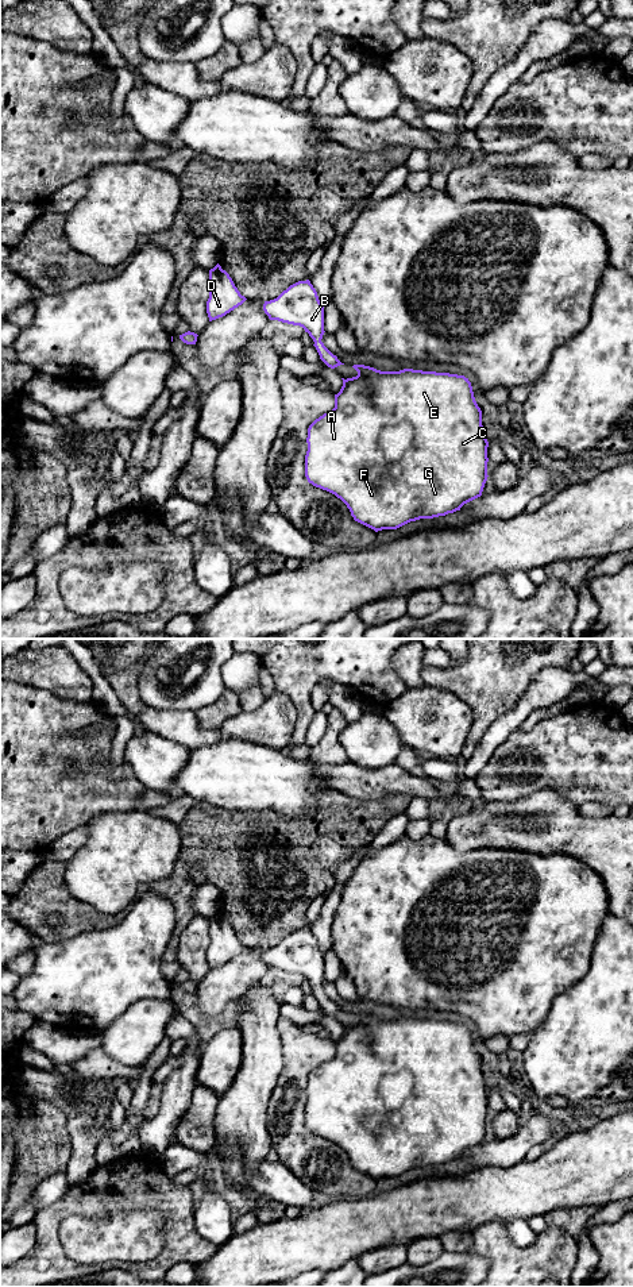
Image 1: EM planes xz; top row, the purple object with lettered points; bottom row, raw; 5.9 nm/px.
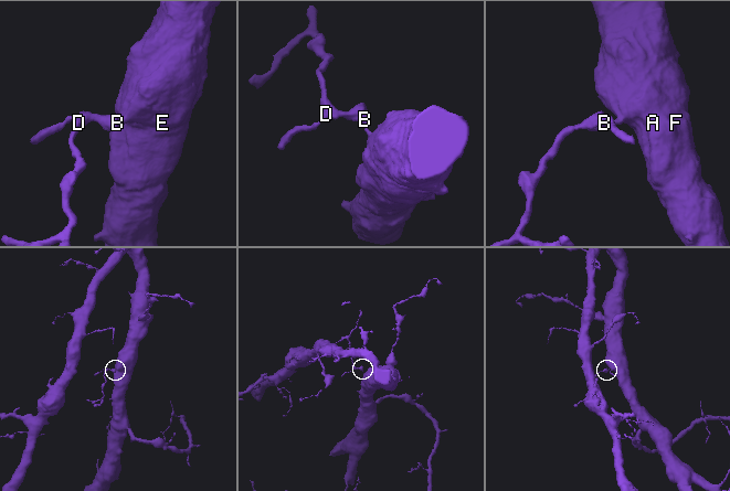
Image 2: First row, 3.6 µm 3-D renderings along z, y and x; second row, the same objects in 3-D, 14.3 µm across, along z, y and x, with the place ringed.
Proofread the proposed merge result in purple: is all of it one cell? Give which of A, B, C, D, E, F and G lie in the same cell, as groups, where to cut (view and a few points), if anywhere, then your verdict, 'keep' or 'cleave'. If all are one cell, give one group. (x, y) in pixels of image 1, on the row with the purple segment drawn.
A B C D E F G | no cut | keep

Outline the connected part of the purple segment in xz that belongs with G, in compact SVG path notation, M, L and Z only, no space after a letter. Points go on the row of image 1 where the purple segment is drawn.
M364 365L352 367L358 375L341 378L343 386L335 394L335 408L308 428L308 482L335 494L347 505L355 521L375 532L397 529L420 519L445 516L480 497L489 477L489 442L468 378L413 369L381 371Z

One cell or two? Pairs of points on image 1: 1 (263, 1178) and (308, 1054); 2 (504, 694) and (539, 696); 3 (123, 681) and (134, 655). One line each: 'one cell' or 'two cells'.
1: two cells
2: two cells
3: two cells

